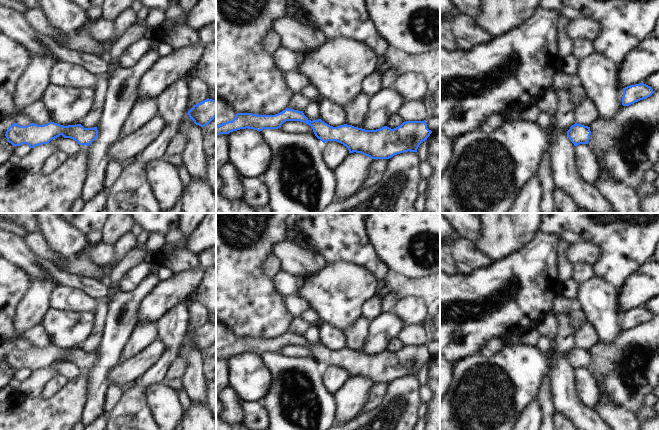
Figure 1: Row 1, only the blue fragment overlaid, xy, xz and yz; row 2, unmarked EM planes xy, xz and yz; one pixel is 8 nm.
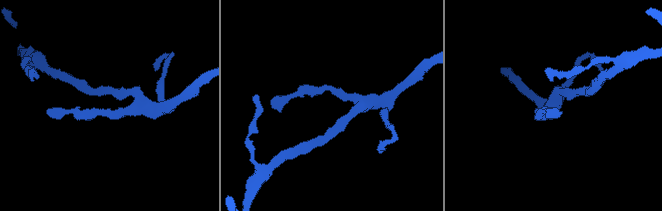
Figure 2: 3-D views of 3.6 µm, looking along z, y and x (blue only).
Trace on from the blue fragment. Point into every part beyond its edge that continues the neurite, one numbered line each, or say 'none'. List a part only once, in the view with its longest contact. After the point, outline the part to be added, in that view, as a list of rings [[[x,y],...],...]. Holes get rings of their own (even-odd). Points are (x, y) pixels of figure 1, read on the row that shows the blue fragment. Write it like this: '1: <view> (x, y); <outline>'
none

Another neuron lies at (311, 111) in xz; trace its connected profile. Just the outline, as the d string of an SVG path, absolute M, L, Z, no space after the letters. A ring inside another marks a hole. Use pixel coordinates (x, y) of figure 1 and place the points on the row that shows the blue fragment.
M312 101L304 110L304 115L307 117L308 120L318 120L320 119L320 112L319 112L319 104L317 101Z

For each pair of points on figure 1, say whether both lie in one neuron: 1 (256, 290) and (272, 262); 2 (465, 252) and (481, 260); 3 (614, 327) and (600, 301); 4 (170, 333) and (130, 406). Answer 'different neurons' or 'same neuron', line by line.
1: different neurons
2: same neuron
3: same neuron
4: same neuron

